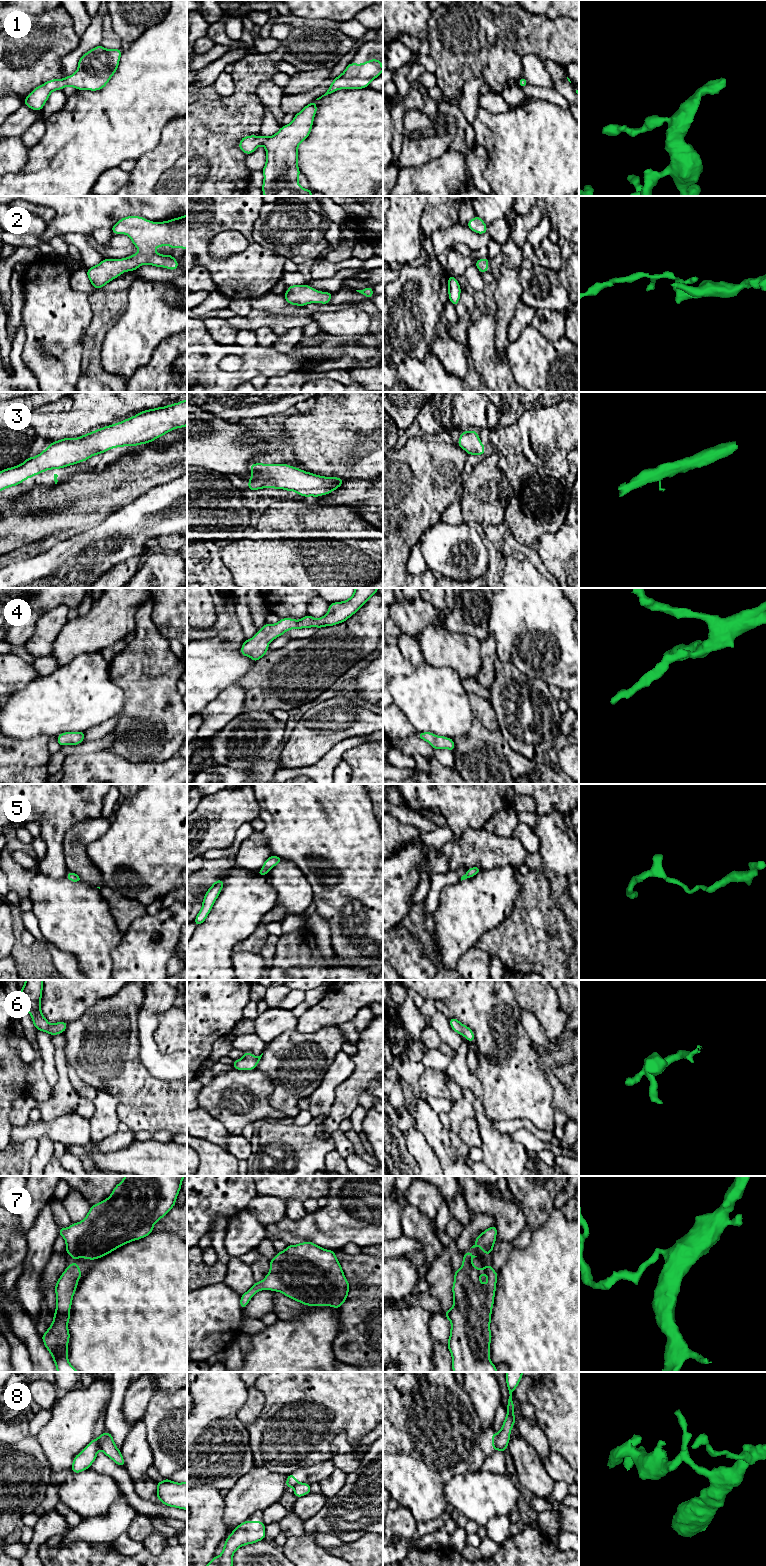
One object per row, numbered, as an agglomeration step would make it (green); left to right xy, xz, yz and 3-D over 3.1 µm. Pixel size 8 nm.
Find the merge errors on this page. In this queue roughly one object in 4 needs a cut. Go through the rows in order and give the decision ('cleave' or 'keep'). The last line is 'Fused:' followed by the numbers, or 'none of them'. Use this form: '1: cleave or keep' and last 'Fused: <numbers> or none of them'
1: keep
2: keep
3: keep
4: keep
5: keep
6: keep
7: keep
8: cleave
Fused: 8

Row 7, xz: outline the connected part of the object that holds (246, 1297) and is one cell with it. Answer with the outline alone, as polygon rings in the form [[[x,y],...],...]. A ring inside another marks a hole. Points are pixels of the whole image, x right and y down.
[[[306,1241],[297,1245],[288,1245],[270,1260],[270,1270],[261,1282],[255,1284],[240,1299],[240,1307],[244,1309],[254,1294],[260,1290],[281,1292],[288,1298],[308,1306],[331,1306],[340,1308],[348,1297],[347,1281],[335,1251],[326,1250]]]

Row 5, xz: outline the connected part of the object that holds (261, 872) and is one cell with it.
[[[272,855],[267,860],[265,860],[265,862],[263,864],[263,868],[258,871],[258,875],[259,876],[264,876],[264,875],[268,874],[268,871],[271,868],[275,867],[281,861],[283,861],[282,858],[277,857],[275,855]]]

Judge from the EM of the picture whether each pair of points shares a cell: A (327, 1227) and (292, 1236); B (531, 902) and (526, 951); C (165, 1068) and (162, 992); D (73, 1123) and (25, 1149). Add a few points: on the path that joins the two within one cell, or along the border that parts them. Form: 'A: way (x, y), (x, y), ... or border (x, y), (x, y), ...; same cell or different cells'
A: way (318, 1227), (301, 1230); same cell
B: way (528, 914), (526, 939); same cell
C: way (148, 1049), (149, 1011); same cell
D: border (37, 1139), (26, 1139), (14, 1143); different cells

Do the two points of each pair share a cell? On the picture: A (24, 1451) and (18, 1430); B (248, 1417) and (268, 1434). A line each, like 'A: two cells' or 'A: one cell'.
A: two cells
B: two cells

